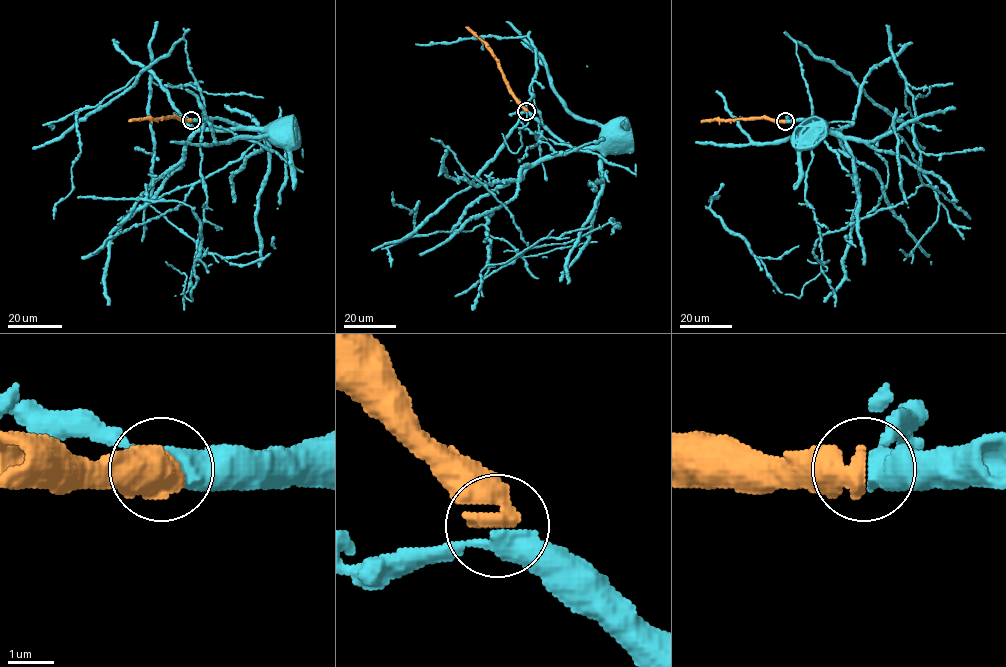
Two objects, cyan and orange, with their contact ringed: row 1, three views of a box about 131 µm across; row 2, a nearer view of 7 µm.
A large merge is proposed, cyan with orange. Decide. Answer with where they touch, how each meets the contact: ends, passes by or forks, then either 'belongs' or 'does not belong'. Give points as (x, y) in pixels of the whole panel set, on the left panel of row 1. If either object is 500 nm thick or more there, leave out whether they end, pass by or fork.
at (191, 120); belongs

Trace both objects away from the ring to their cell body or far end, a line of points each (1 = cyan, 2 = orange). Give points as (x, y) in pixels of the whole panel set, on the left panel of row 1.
1: (191, 120), (237, 129), (205, 118), (184, 39), (77, 115), (148, 69), (150, 204), (208, 253), (257, 252)
2: (191, 120), (162, 117), (129, 121)

